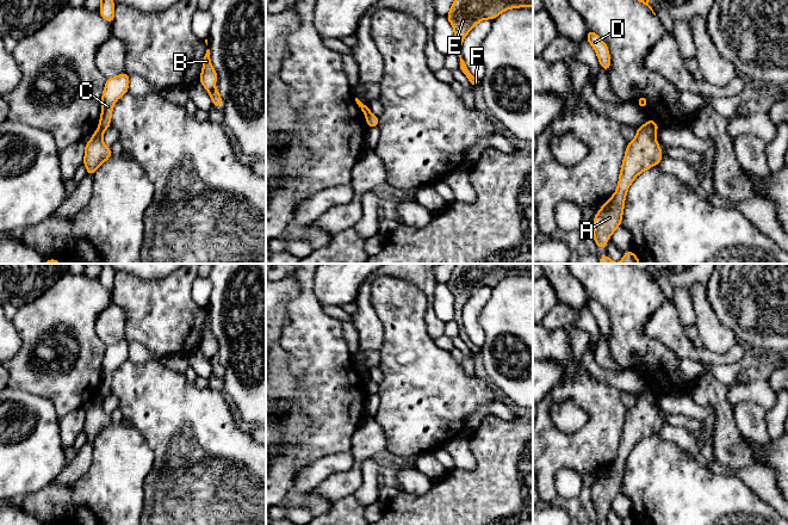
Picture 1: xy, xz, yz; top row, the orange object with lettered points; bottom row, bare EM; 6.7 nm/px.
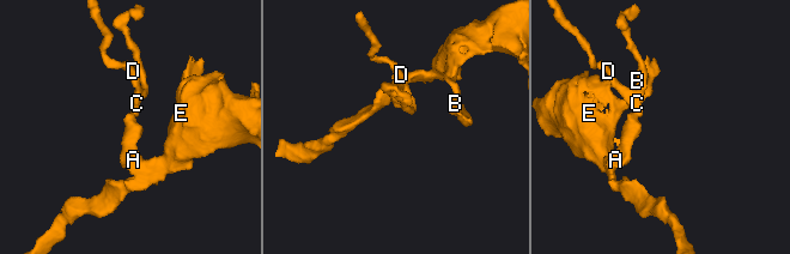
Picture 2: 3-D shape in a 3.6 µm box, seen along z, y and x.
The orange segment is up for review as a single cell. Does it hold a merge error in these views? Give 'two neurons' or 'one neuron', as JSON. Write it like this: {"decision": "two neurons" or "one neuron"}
{"decision": "two neurons"}

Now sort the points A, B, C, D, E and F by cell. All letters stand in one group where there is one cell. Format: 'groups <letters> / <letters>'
groups A B E F / C D

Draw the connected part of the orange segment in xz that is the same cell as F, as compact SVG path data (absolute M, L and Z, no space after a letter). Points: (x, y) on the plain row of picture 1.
M457 264L453 268L446 284L454 296L454 319L459 326L459 336L473 354L480 353L482 348L470 340L464 328L464 305L479 289L494 288L502 279L517 274L533 274L533 264Z

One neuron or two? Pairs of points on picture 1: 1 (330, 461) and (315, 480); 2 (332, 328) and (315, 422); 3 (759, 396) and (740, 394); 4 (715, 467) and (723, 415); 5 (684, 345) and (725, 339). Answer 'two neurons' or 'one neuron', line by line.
1: one neuron
2: one neuron
3: one neuron
4: two neurons
5: two neurons

